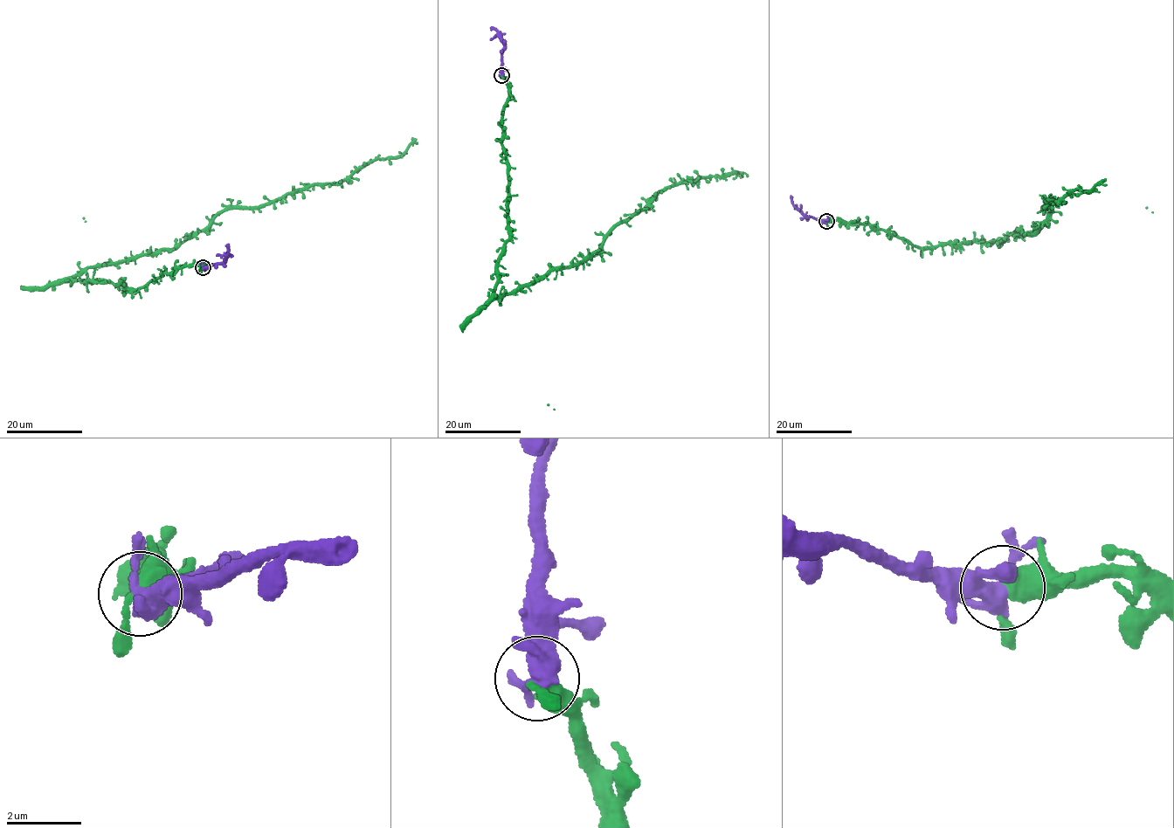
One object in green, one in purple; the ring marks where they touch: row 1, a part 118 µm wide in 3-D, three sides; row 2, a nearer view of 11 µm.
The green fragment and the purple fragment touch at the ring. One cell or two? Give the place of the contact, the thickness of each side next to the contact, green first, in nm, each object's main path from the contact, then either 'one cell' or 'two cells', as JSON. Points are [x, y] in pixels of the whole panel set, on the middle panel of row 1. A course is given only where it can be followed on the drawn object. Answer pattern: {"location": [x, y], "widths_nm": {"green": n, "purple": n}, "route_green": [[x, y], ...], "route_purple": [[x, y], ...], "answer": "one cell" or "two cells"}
{"location": [501, 75], "widths_nm": {"green": 440, "purple": 360}, "route_green": [[501, 76], [508, 240], [494, 296], [590, 259], [619, 224], [677, 183], [748, 176]], "route_purple": [[501, 76], [503, 44], [491, 26]], "answer": "one cell"}

